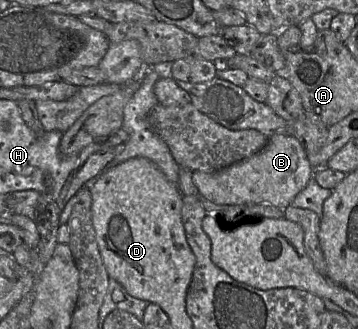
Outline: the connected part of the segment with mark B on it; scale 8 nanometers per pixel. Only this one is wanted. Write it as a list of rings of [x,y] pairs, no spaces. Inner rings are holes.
[[[277,132],[253,156],[215,172],[193,171],[192,181],[199,195],[218,205],[269,204],[284,210],[306,187],[315,170],[295,137]]]

